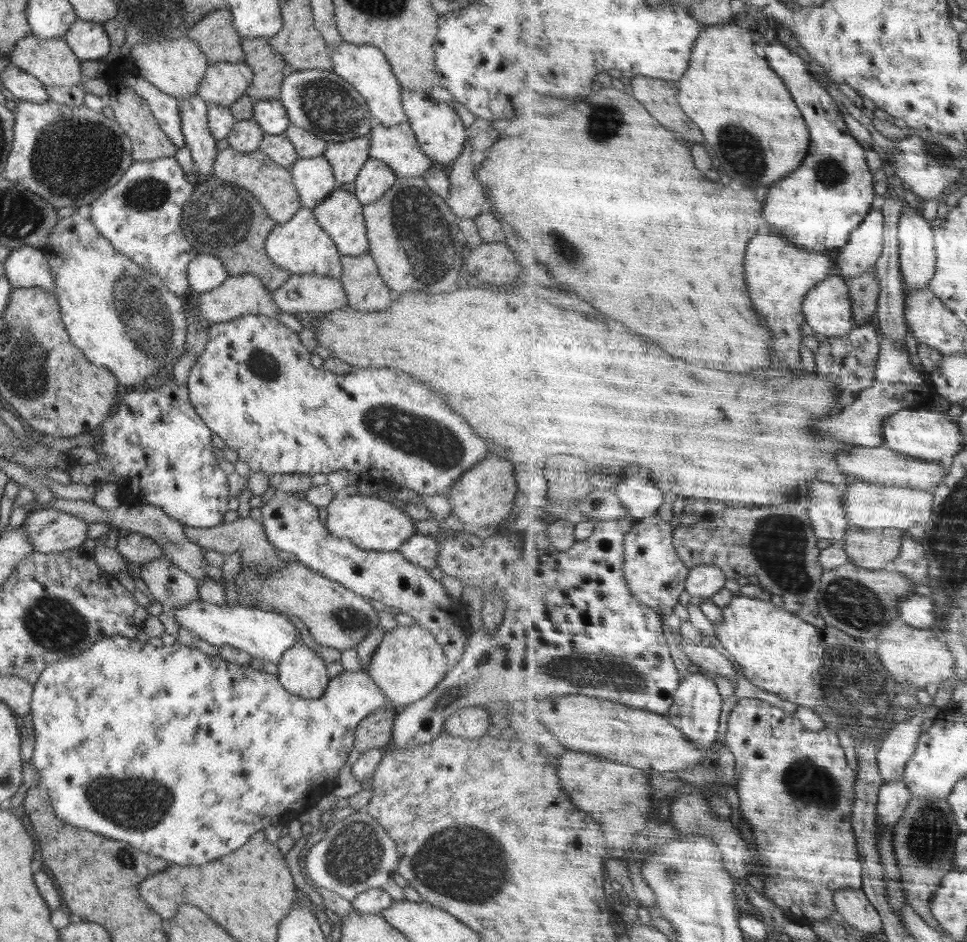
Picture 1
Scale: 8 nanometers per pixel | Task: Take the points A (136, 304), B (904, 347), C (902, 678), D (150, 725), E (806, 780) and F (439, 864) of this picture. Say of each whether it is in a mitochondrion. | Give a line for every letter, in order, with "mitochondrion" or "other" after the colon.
A: mitochondrion
B: other
C: mitochondrion
D: other
E: mitochondrion
F: mitochondrion

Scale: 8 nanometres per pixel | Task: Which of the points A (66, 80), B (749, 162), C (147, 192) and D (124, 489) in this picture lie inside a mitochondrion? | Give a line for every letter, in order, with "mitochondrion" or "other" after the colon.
A: other
B: mitochondrion
C: mitochondrion
D: other

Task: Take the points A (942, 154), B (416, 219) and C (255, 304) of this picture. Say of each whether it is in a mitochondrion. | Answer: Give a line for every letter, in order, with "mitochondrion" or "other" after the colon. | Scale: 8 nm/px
A: mitochondrion
B: mitochondrion
C: other

